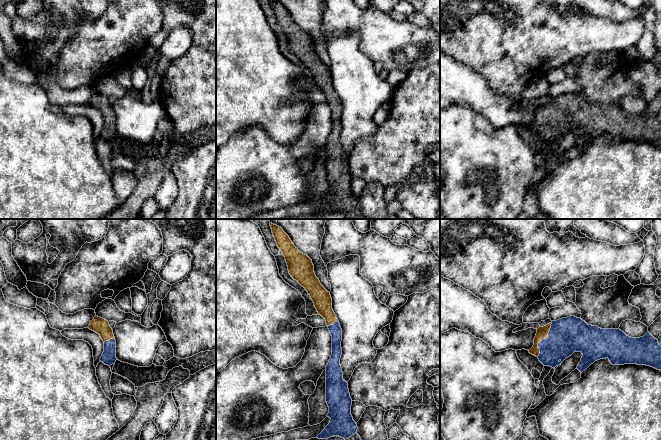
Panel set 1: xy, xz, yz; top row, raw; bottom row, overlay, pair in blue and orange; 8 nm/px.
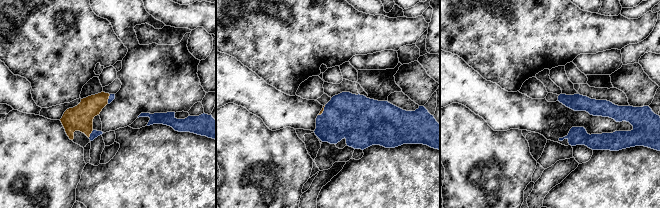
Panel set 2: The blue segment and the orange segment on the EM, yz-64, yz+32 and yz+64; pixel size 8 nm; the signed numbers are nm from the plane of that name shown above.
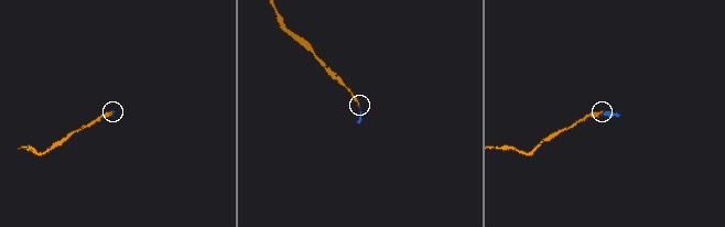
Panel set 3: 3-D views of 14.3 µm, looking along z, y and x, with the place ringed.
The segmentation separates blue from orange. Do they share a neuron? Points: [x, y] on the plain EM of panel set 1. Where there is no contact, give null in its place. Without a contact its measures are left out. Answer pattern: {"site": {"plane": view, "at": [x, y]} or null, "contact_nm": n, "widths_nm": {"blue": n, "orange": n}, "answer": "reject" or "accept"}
{"site": {"plane": "yz", "at": [543, 115]}, "contact_nm": 300, "widths_nm": {"blue": 280, "orange": 100}, "answer": "accept"}

